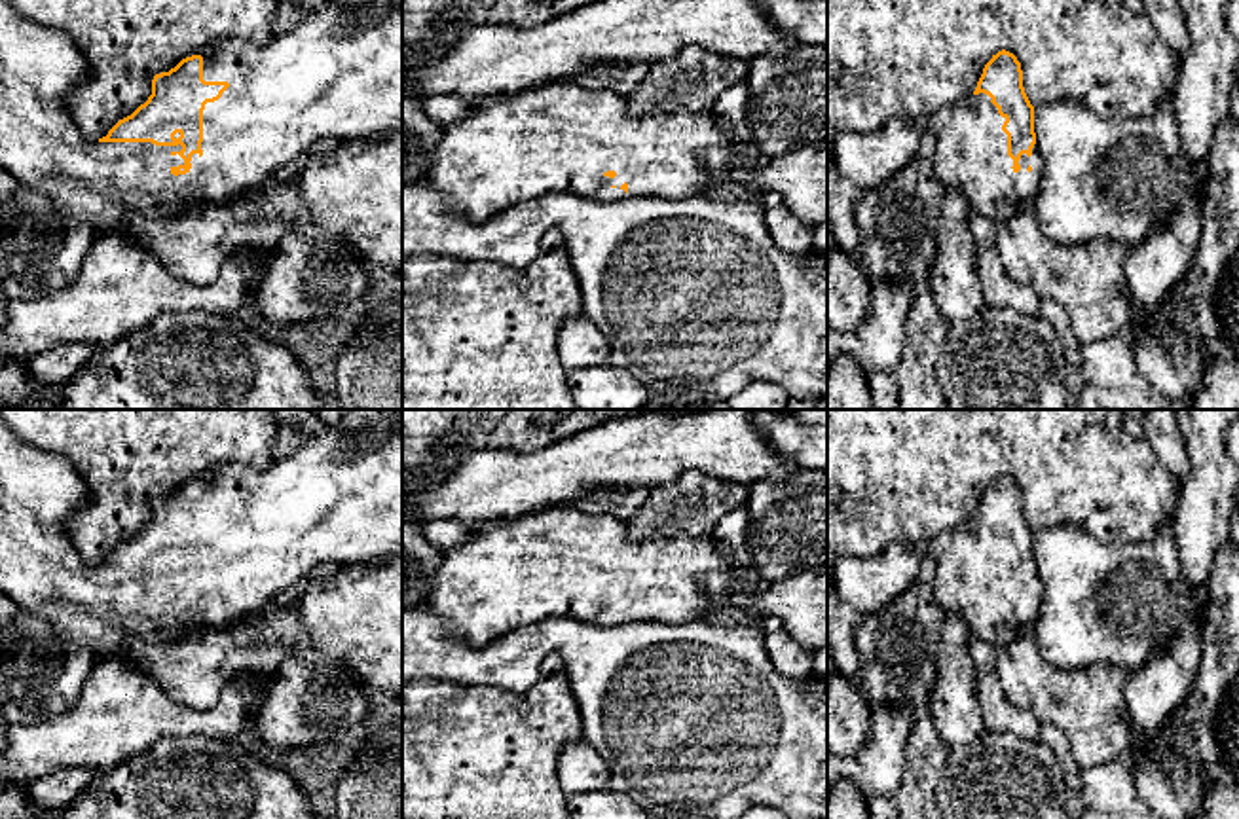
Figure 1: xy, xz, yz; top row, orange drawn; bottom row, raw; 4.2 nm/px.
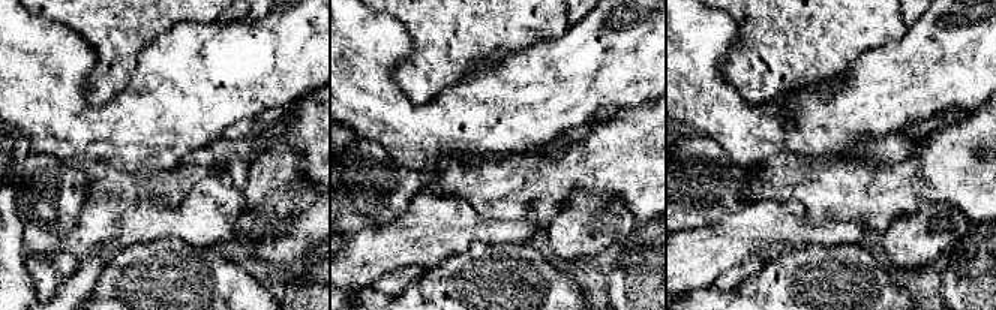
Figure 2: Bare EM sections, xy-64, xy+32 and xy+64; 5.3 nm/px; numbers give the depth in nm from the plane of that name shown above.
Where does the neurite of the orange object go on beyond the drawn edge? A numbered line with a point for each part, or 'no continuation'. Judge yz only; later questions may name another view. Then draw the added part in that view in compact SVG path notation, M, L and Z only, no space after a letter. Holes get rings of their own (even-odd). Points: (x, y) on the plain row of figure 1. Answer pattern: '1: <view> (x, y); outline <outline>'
1: yz (972, 581); outline M985 518L935 535L922 550L935 559L934 595L945 612L956 612L977 637L994 648L1008 646L1023 629L1034 629L1044 582L1034 569L1015 597L1008 580L1006 542Z

